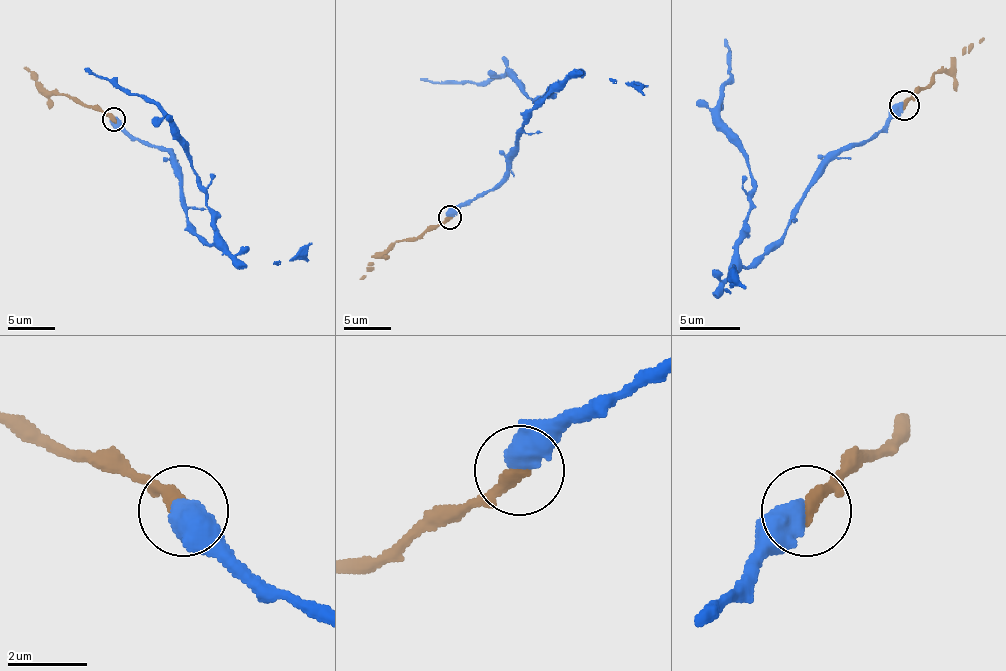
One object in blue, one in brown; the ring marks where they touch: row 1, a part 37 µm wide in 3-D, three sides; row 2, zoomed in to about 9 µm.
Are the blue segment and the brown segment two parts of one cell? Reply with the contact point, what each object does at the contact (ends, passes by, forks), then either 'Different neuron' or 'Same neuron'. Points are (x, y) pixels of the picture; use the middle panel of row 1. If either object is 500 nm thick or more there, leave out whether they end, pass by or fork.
Place: (449, 217). Same neuron

